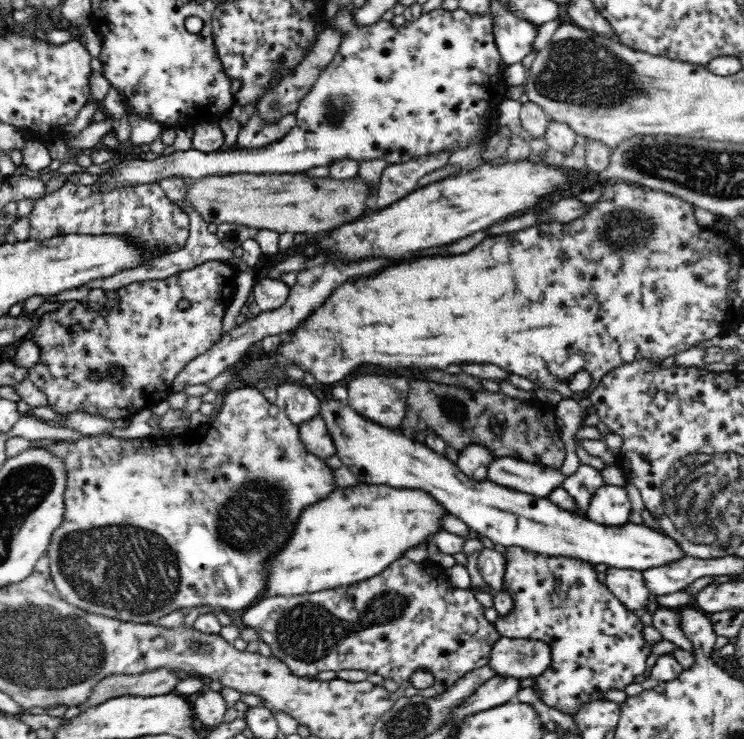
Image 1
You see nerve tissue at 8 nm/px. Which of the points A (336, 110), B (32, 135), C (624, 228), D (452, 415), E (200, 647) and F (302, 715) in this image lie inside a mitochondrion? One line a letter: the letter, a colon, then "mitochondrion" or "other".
A: mitochondrion
B: other
C: mitochondrion
D: mitochondrion
E: mitochondrion
F: other

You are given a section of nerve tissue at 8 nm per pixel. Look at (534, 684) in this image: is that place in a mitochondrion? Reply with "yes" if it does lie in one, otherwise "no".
no

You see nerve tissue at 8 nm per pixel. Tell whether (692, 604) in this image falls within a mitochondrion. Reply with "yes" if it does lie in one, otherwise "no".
no

